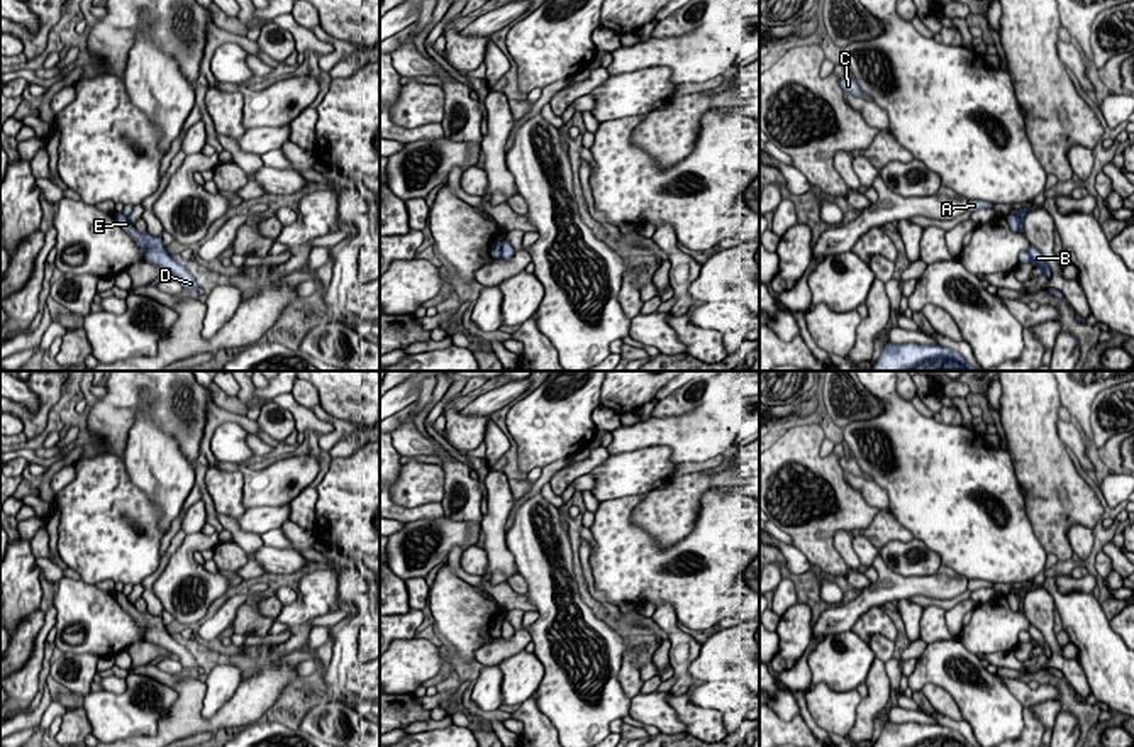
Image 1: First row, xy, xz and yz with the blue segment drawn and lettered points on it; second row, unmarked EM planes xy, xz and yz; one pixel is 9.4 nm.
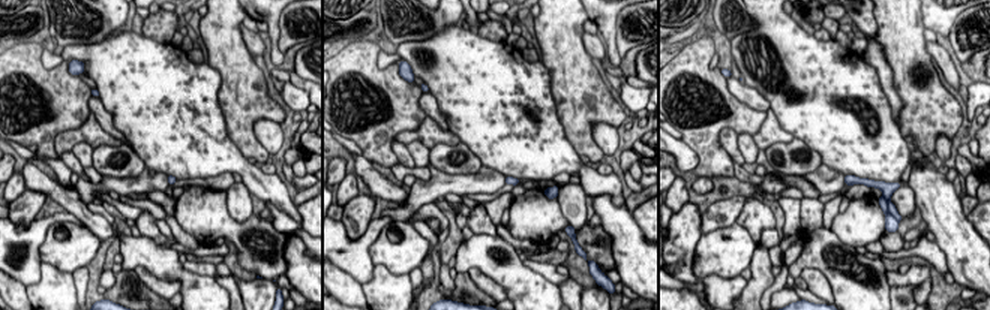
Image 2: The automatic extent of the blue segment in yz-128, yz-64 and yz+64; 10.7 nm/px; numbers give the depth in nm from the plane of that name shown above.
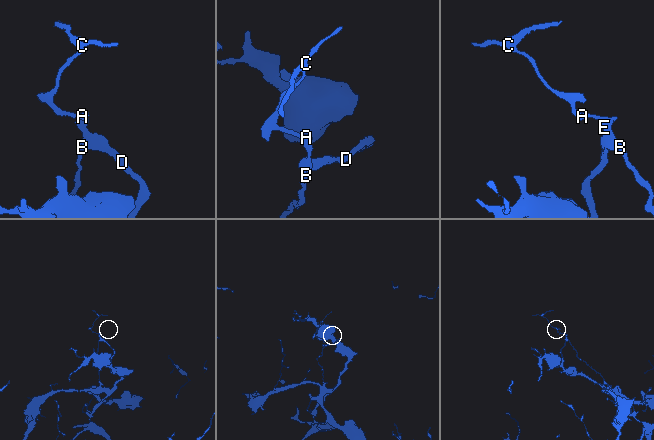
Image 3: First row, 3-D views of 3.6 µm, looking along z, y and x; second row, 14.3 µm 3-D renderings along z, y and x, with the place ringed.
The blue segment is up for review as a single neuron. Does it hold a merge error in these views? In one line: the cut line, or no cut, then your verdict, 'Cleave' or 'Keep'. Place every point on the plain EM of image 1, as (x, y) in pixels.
Split along yz (1011, 592), (1019, 598), (1019, 608). Cleave

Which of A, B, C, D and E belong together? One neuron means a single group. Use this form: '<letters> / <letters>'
A B C / D E

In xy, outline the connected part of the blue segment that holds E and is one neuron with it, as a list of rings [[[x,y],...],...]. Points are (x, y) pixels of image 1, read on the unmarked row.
[[[114,593],[117,603],[136,620],[136,623],[144,632],[144,640],[151,642],[154,645],[164,647],[171,654],[176,654],[181,662],[181,666],[186,669],[186,672],[195,674],[195,671],[200,667],[195,661],[195,657],[188,652],[188,649],[178,640],[178,637],[173,637],[168,632],[168,627],[163,623],[161,617],[154,617],[151,613],[139,613],[134,608],[134,603],[127,600],[124,593]]]

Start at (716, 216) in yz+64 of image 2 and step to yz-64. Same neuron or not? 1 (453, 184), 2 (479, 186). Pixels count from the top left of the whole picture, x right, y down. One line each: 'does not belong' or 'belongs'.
1: belongs
2: belongs

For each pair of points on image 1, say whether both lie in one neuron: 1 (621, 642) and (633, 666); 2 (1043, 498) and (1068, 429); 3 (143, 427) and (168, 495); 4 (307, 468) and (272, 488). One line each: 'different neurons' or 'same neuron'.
1: different neurons
2: different neurons
3: same neuron
4: same neuron

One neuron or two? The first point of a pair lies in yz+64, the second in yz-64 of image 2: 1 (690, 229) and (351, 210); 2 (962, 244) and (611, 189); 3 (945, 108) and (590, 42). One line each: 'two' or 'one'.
1: one
2: two
3: two

